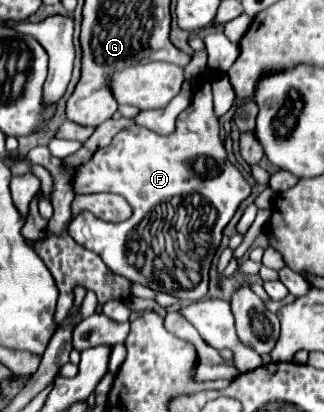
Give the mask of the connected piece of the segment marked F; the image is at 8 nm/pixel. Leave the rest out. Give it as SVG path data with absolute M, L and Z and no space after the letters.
M209 80L203 82L203 84L199 84L195 88L191 104L177 116L177 130L175 130L175 134L171 134L171 136L159 136L159 134L155 134L155 132L151 132L147 128L131 126L131 128L121 130L107 148L97 150L87 164L81 164L79 172L75 172L75 194L93 194L93 192L113 192L113 194L123 196L127 200L127 204L133 208L133 214L131 214L131 218L127 218L123 222L105 222L105 220L99 220L97 216L93 216L89 212L81 212L69 224L69 234L73 236L73 240L77 244L81 244L83 248L89 248L93 252L97 252L111 272L115 272L119 276L125 276L131 282L143 284L143 286L147 286L147 288L151 288L155 292L167 292L167 294L171 294L171 296L175 296L179 300L191 300L191 302L195 302L195 300L205 298L207 284L209 284L209 268L211 268L211 260L213 260L213 256L215 256L215 252L219 248L219 242L221 242L221 230L229 224L229 220L233 218L237 206L251 194L251 186L241 176L241 172L227 160L227 152L223 148L223 142L219 140L219 118L213 112L213 94L211 94Z

